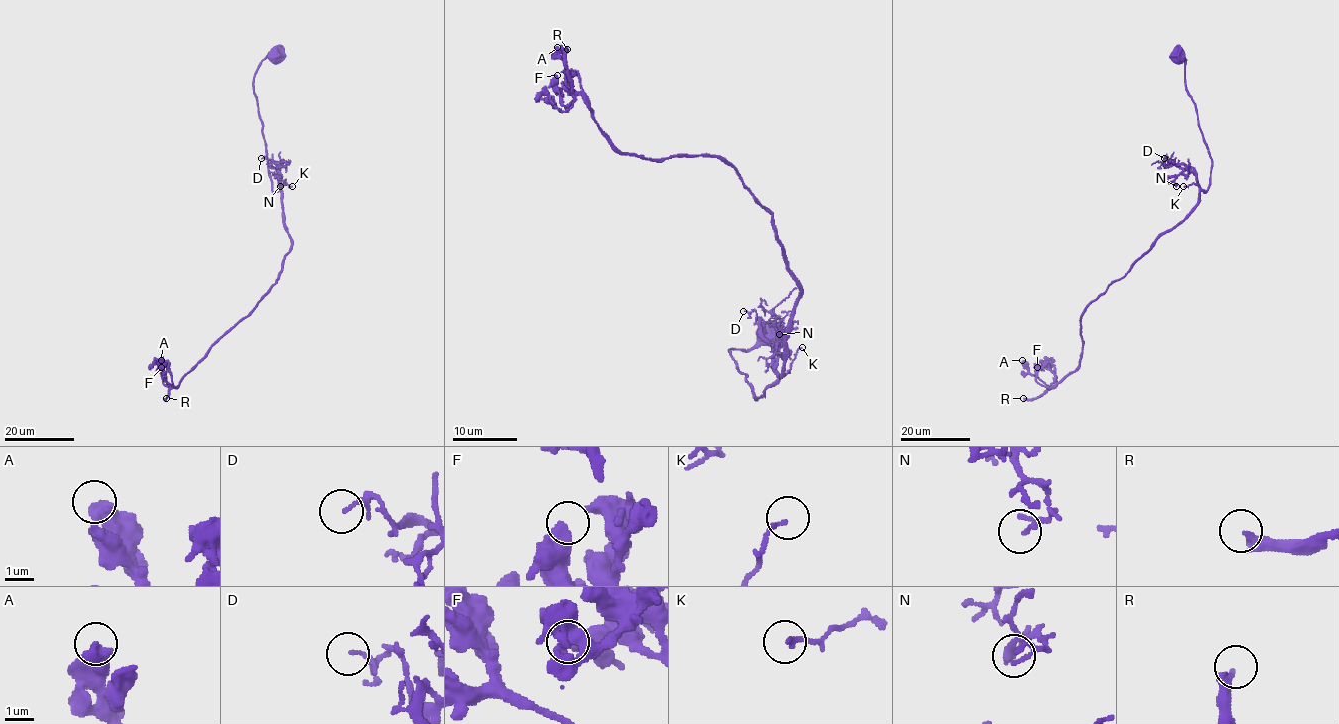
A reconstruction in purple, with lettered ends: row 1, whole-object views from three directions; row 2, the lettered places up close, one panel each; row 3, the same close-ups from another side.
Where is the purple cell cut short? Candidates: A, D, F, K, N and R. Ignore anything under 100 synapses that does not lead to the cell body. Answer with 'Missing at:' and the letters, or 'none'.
Missing at: R

